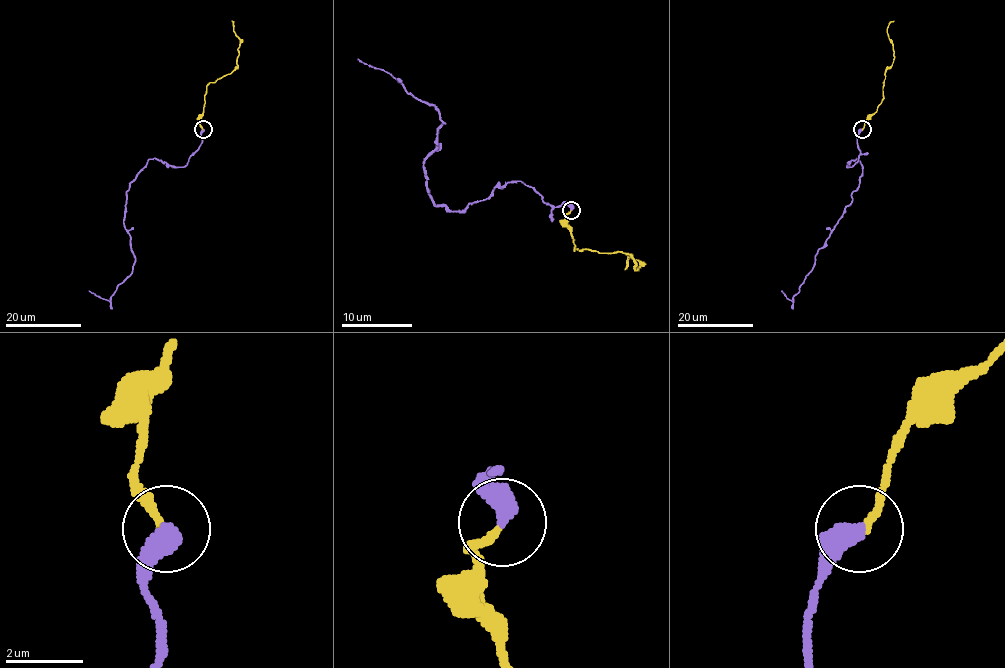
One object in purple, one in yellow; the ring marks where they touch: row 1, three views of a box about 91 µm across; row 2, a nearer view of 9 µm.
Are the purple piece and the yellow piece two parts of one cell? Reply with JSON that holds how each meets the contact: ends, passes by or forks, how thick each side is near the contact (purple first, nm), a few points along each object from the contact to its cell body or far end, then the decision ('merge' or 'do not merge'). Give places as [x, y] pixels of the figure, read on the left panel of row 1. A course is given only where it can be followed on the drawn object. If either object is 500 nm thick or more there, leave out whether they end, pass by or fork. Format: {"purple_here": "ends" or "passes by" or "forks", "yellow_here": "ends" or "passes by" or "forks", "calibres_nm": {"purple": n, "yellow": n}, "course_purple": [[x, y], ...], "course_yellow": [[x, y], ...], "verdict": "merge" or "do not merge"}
{"calibres_nm": {"purple": 500, "yellow": 200}, "course_purple": [[202, 129], [202, 143], [183, 167], [150, 158], [131, 183], [123, 224], [133, 271], [108, 300], [89, 291]], "course_yellow": [[202, 129], [200, 116], [206, 87], [236, 68], [239, 38], [232, 21]], "verdict": "merge"}

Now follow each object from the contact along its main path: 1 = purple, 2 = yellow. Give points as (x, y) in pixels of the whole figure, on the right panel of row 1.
1: (862, 129), (858, 160), (846, 166), (857, 158), (862, 167), (852, 201), (799, 291), (791, 300), (781, 291)
2: (862, 129), (882, 101), (885, 72), (892, 64), (894, 51), (887, 25), (894, 21)

